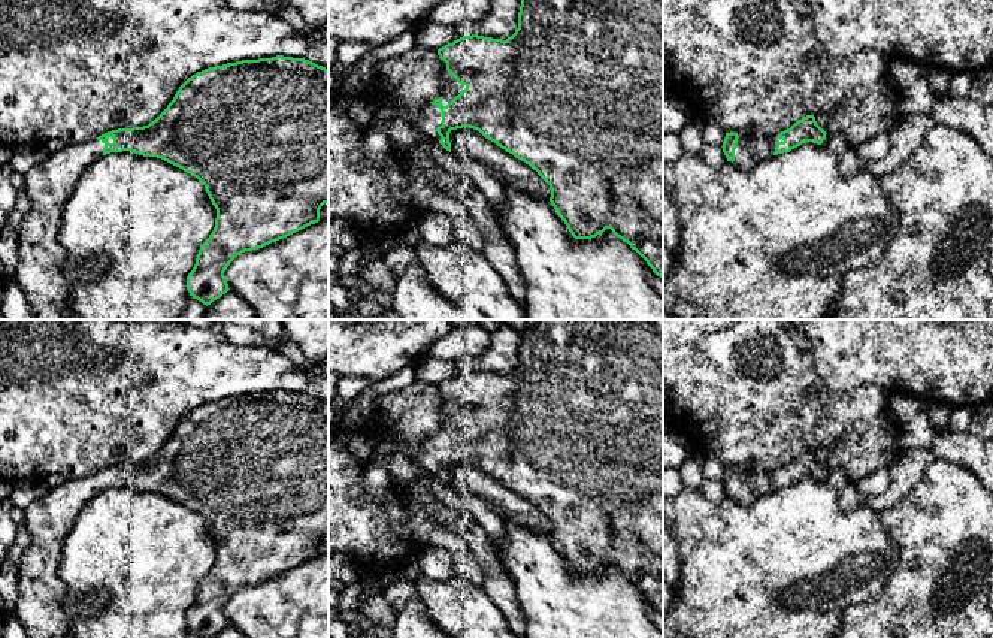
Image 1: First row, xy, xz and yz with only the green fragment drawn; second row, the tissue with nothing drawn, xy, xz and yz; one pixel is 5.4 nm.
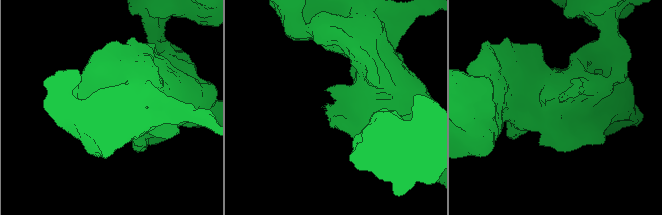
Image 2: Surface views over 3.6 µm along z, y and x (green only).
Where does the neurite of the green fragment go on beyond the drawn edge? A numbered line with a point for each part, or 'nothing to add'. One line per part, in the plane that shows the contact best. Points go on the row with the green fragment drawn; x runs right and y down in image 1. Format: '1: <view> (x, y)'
1: xz (429, 117)

